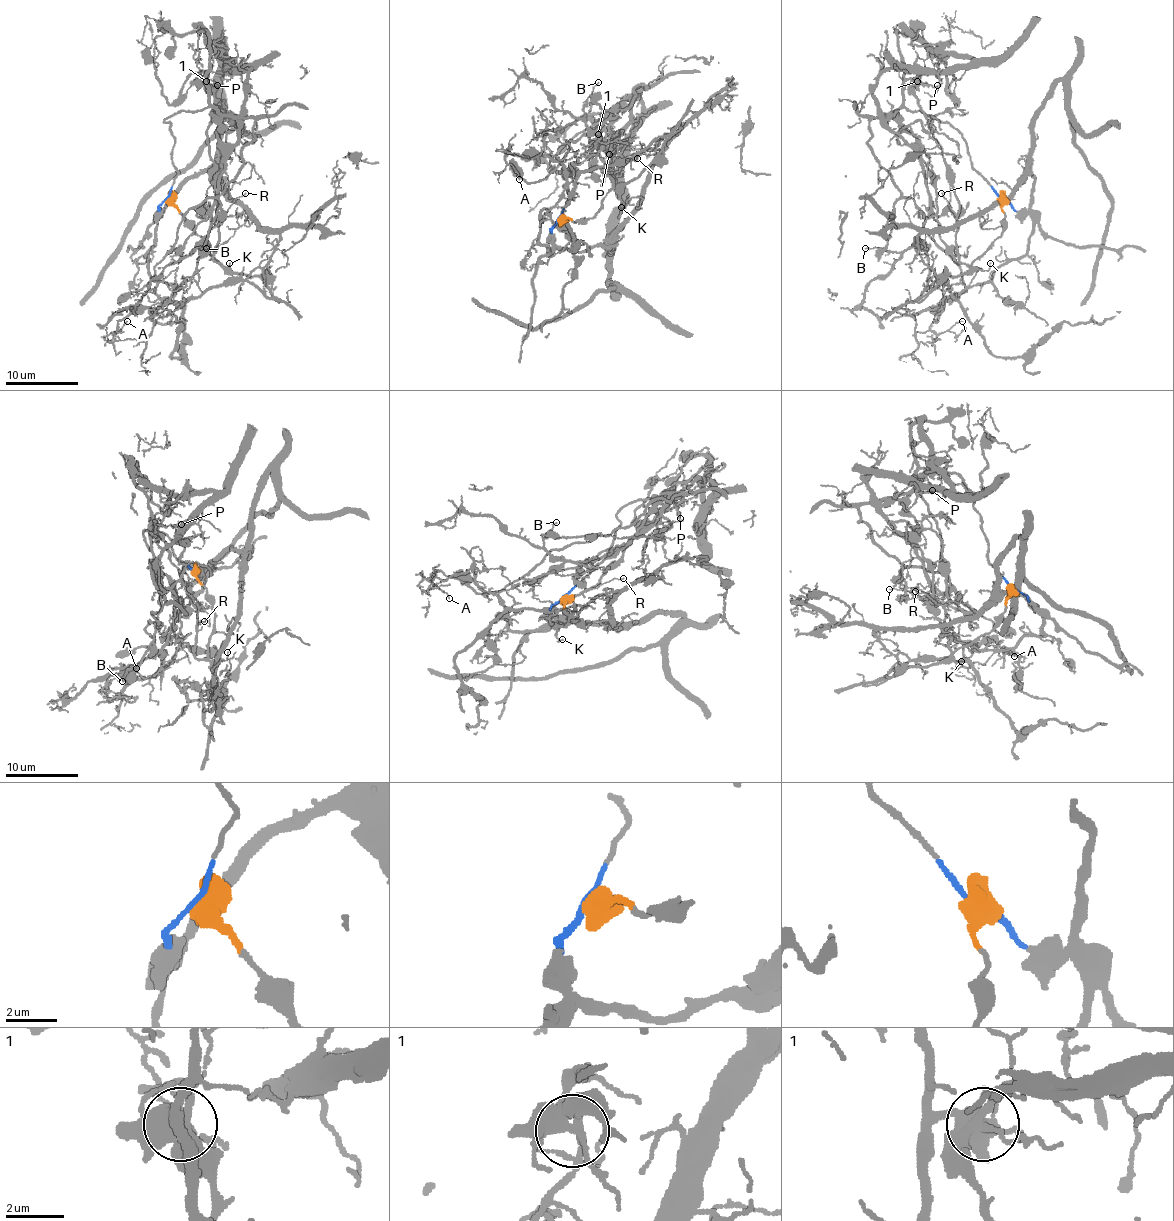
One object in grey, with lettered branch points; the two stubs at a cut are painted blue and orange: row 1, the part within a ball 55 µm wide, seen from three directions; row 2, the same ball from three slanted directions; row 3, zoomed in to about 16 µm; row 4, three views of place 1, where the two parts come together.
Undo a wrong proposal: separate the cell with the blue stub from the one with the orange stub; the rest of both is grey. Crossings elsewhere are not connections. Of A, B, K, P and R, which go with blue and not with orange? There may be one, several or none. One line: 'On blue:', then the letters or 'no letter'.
On blue: A, B, P

